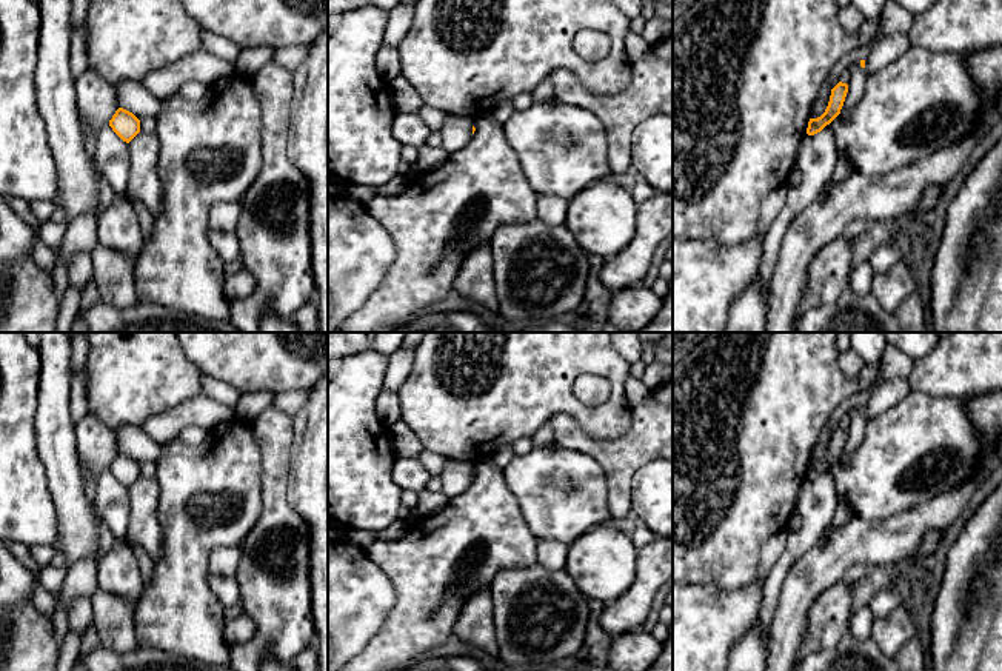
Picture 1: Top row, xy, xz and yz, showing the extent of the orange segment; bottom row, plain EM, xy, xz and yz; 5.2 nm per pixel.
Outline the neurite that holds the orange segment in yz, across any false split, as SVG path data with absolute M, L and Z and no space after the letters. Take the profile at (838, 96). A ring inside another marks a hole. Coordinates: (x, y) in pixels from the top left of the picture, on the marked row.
M839 82L831 89L830 102L825 112L817 119L810 119L807 128L808 135L814 135L820 132L827 125L830 125L840 114L847 92L848 92L848 85L842 82Z

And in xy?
M119 108L109 120L112 131L126 143L140 132L140 120L129 111Z

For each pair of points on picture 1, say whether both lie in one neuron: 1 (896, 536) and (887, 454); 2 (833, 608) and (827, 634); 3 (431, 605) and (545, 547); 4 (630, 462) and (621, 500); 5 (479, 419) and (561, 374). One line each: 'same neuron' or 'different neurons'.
1: different neurons
2: same neuron
3: different neurons
4: same neuron
5: same neuron

